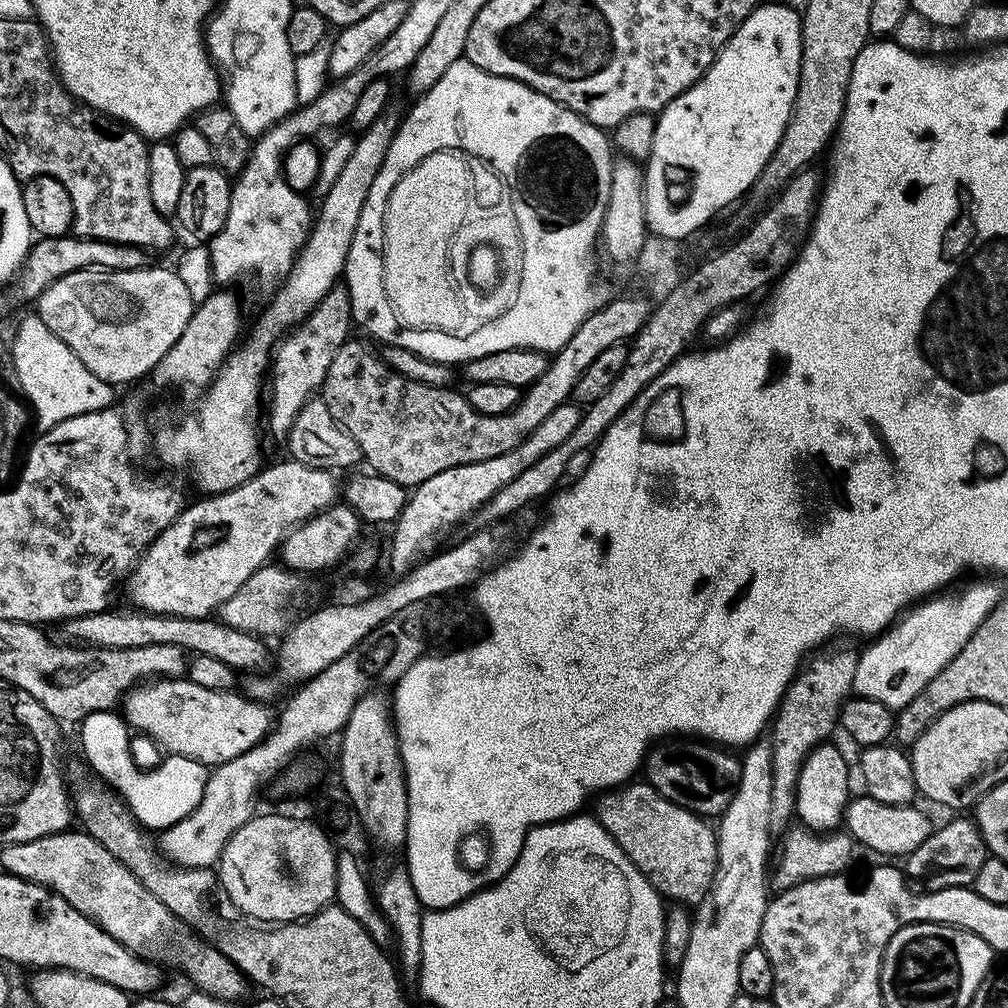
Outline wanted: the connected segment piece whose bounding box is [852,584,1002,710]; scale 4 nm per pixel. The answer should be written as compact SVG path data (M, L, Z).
M972 584L953 596L940 594L935 598L917 603L907 614L901 615L883 634L875 637L865 652L859 653L860 661L854 670L853 693L866 700L877 700L893 710L906 707L951 660L970 642L980 623L991 614L1000 603L1002 593L992 584Z

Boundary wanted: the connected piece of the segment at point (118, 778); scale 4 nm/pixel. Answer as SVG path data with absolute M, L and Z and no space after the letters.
M115 711L90 714L85 720L79 721L79 728L80 744L84 747L84 756L88 759L89 766L112 792L119 795L128 811L145 829L167 830L186 814L190 814L204 796L209 769L196 760L165 755L155 768L137 768L132 760L130 729L123 717Z

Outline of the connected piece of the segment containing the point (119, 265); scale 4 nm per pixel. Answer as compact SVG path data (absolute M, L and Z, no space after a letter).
M69 234L66 236L45 236L33 243L28 251L28 259L20 269L11 285L12 296L16 300L35 302L58 278L74 274L83 268L99 268L106 272L121 272L135 268L149 267L149 253L138 246L115 244L105 240L87 240L85 236Z

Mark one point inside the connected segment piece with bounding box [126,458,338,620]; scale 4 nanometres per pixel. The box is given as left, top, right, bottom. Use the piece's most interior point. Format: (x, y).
(204, 557)

